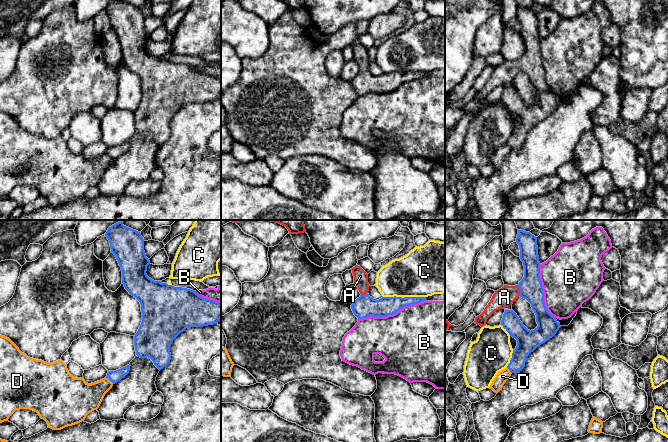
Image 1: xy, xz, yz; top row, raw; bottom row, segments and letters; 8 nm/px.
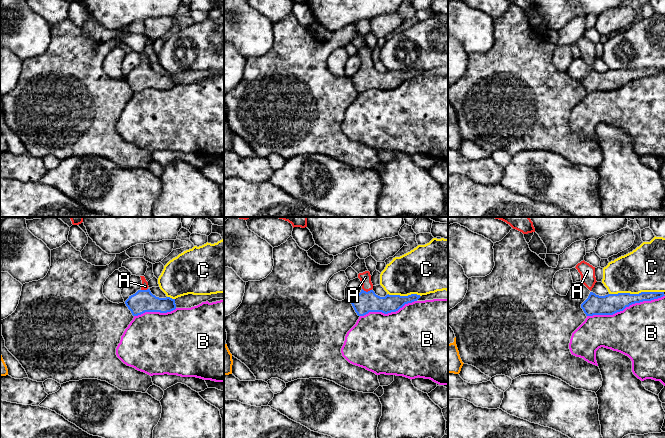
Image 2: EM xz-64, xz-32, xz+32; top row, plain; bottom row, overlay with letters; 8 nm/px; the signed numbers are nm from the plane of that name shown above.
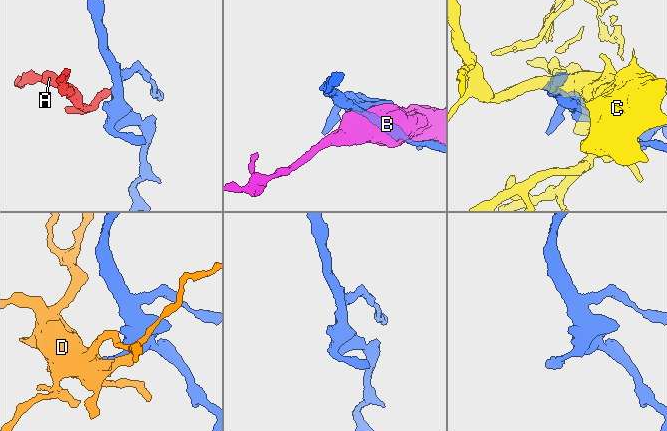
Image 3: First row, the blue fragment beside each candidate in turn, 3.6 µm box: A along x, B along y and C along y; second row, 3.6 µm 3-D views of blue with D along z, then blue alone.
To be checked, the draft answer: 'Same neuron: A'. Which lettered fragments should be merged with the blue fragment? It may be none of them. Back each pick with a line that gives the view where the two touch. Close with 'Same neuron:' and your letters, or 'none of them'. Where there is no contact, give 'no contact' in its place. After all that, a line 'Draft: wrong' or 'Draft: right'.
A: yz
Same neuron: A
Draft: right

